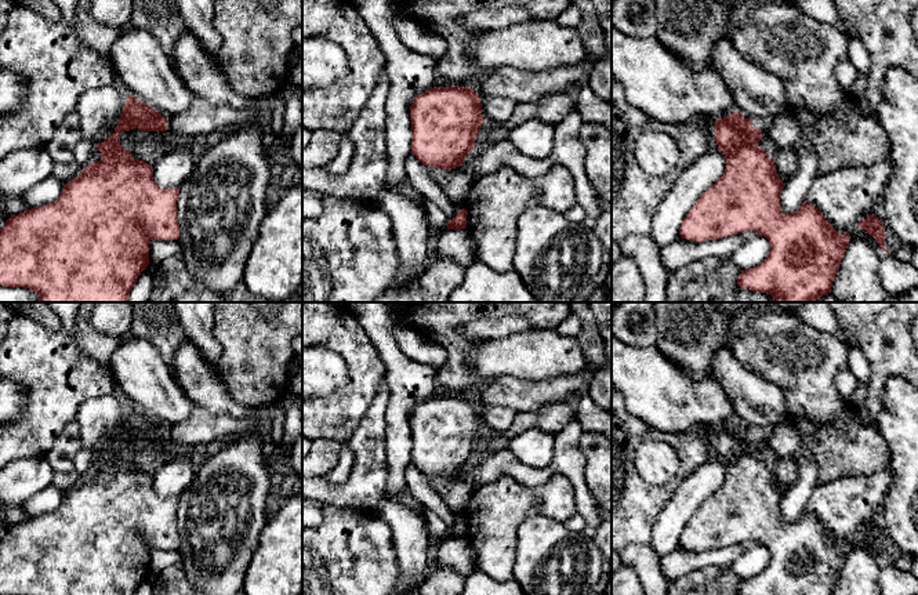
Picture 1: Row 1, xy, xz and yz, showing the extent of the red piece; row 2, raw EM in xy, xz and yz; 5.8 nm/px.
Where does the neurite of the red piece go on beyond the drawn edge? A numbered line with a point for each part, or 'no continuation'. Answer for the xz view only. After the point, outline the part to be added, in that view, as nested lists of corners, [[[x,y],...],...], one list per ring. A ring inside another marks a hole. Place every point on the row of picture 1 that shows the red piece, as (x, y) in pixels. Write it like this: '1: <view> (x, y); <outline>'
1: xz (516, 84); [[[588,58],[576,65],[562,65],[541,72],[498,66],[487,72],[475,86],[478,95],[502,97],[515,104],[536,101],[545,94],[567,91],[576,94],[588,84],[595,61]]]

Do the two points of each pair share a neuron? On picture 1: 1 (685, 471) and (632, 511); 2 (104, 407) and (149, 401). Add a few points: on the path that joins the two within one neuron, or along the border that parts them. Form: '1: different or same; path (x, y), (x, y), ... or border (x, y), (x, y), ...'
1: same; path (672, 485), (666, 492), (646, 501)
2: different; border (120, 394), (127, 402)

